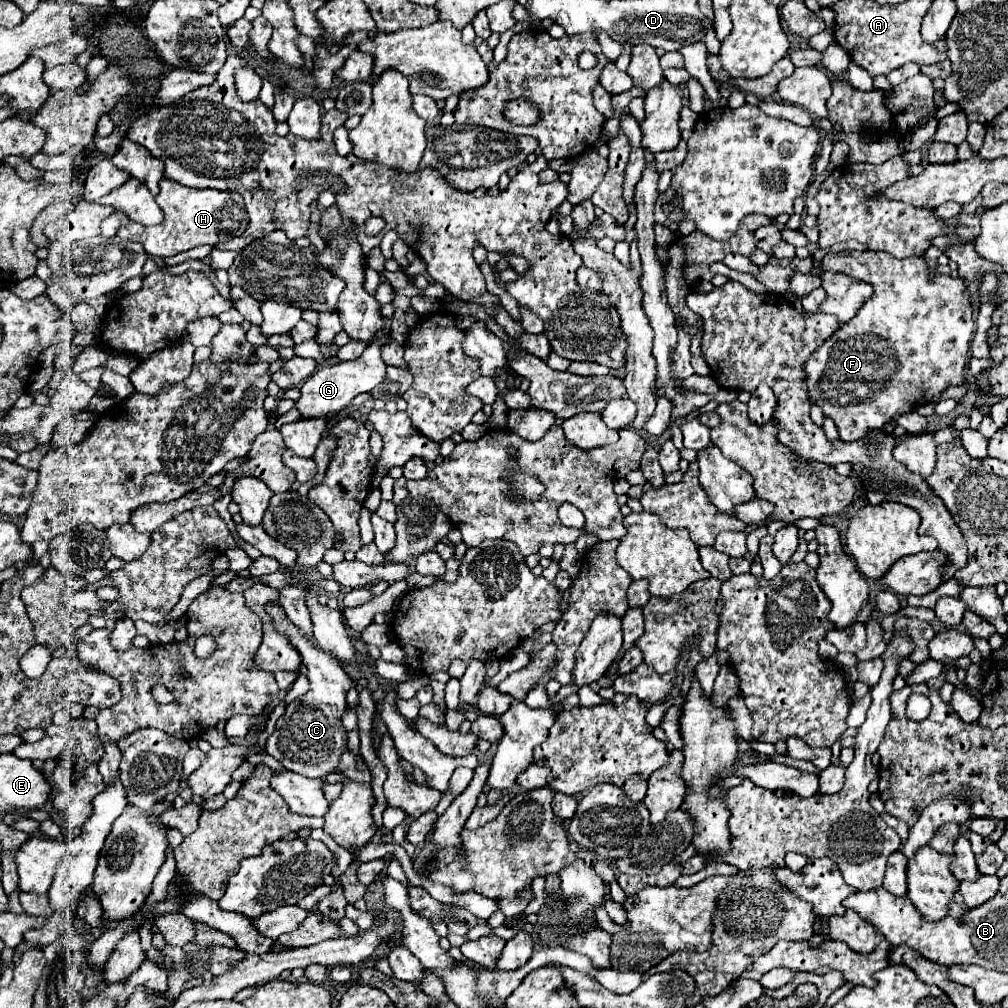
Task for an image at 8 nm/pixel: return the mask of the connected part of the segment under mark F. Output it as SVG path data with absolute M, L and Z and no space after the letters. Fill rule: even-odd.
M840 251L824 257L824 269L848 273L854 279L868 281L874 287L872 297L858 313L842 323L804 363L808 397L826 417L832 417L842 441L858 441L870 431L882 429L902 413L914 411L948 387L966 383L966 363L970 361L970 345L974 337L974 317L968 289L962 279L928 271L922 257L894 259L876 251Z

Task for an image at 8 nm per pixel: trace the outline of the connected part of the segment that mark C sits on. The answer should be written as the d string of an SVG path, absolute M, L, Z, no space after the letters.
M276 605L266 607L270 617L274 617L276 629L280 633L286 633L290 641L294 641L294 647L302 655L302 665L306 667L308 681L310 681L310 691L292 701L284 715L276 721L276 731L268 737L266 751L276 757L286 769L292 769L300 775L306 775L310 779L322 779L326 777L332 769L338 767L342 753L348 751L348 733L342 727L342 713L346 711L346 691L351 688L360 692L364 687L356 685L353 679L346 675L342 665L330 657L328 653L322 653L322 649L314 647L302 633L296 629L286 613L278 609Z

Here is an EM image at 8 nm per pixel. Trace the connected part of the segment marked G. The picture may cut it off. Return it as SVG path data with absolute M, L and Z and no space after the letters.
M388 335L372 341L366 351L354 361L340 361L332 367L322 367L314 375L310 375L300 387L300 399L296 399L296 409L302 413L302 417L326 417L328 413L338 413L348 407L356 395L372 391L386 377L386 363L380 357L380 345L384 345L386 339Z

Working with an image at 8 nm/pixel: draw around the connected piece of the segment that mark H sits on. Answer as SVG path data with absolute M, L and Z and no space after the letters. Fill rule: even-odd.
M170 179L160 181L160 193L156 195L156 203L164 211L164 219L156 227L146 227L140 223L128 223L118 229L120 239L132 239L142 243L146 253L156 257L176 255L180 251L188 251L198 245L216 245L220 241L228 241L246 229L246 209L240 193L234 191L216 191L216 189L196 189L186 187Z

